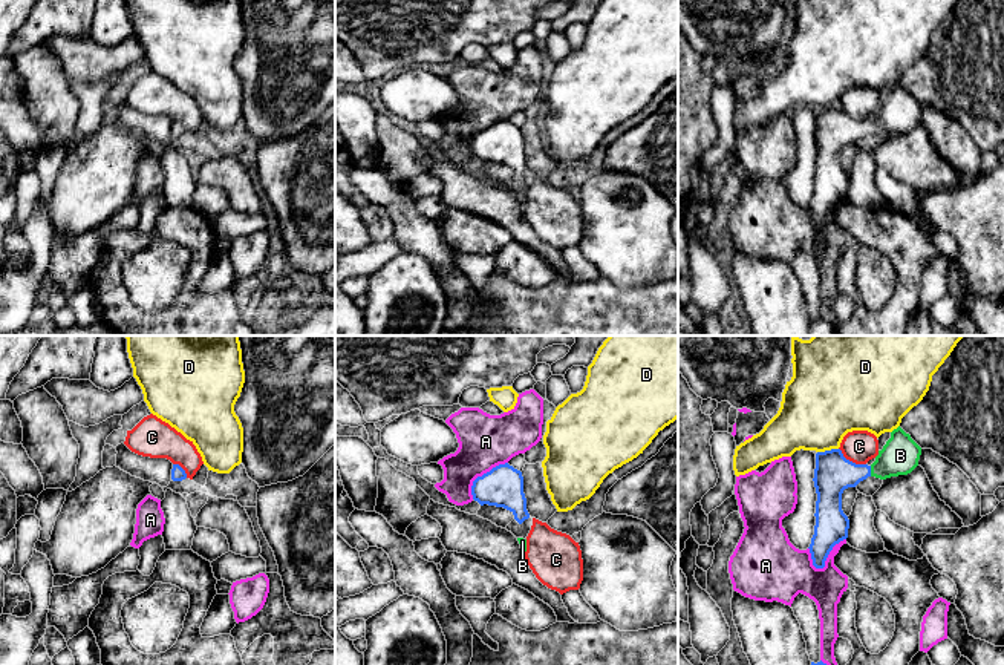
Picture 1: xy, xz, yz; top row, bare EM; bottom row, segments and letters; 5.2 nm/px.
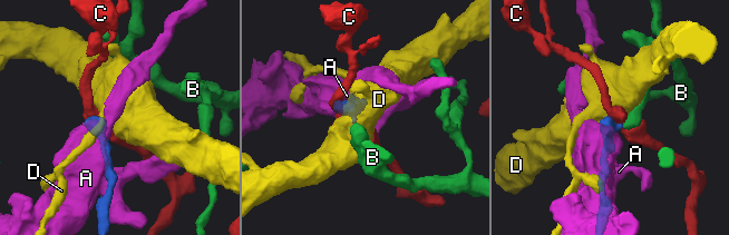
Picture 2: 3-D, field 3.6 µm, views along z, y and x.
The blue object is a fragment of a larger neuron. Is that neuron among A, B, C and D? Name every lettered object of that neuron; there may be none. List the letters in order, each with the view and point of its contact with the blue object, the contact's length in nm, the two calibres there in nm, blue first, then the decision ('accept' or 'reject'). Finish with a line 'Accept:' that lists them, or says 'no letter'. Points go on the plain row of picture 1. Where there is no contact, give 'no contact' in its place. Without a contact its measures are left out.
A: yz (827, 213) | 240 nm | 180/280 nm | reject
B: yz (870, 127) | 60 nm | 200/200 nm | accept
C: yz (851, 118) | 170 nm | 200/180 nm | reject
D: yz (827, 108) | 110 nm | 200/400 nm | reject
Accept: B

